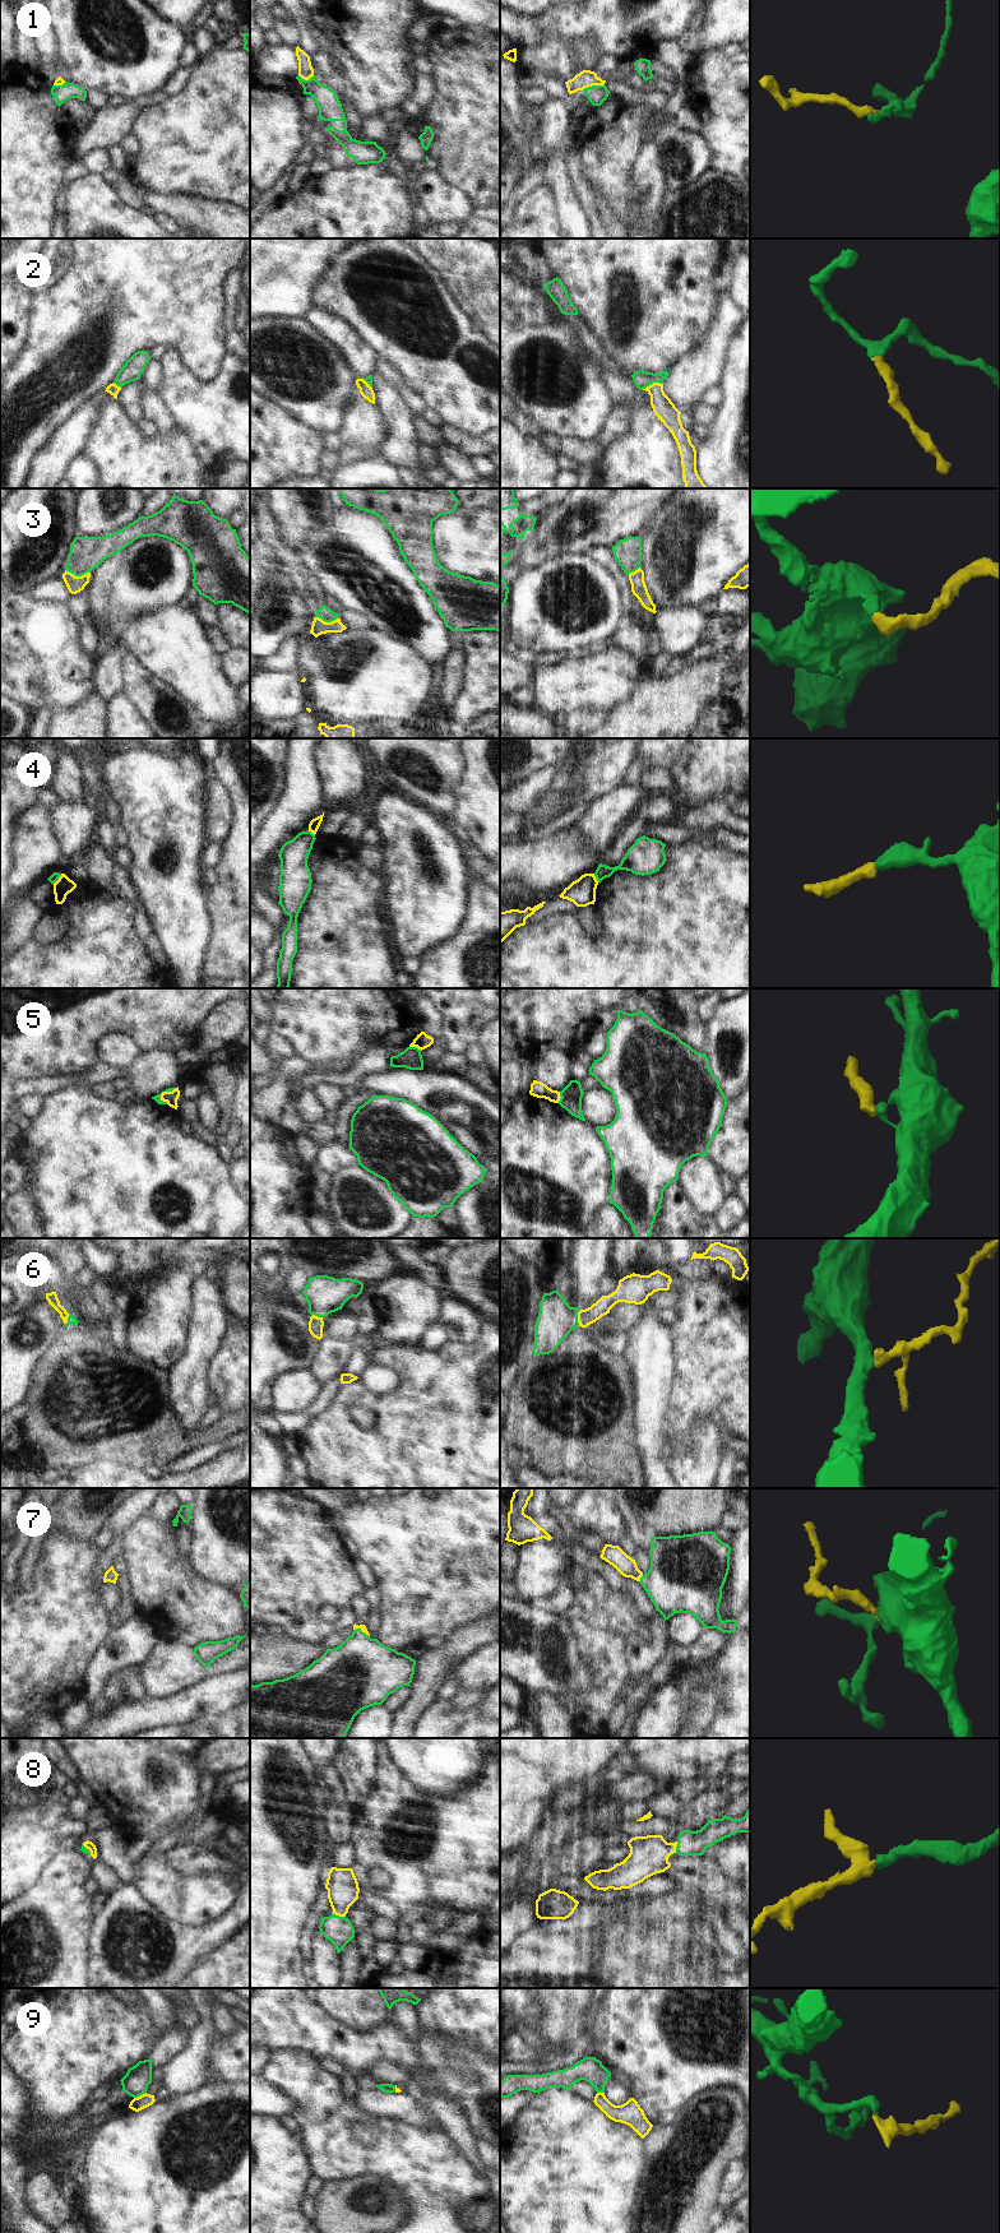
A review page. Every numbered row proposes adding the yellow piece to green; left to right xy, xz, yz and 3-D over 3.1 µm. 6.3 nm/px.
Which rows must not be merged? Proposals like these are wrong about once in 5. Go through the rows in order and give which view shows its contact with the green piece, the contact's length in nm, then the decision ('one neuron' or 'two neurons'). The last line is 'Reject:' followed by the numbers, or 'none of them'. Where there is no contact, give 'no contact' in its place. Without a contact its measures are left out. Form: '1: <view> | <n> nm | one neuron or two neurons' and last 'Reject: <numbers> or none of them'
1: yz | 150 nm | two neurons
2: yz | 140 nm | one neuron
3: xy | 160 nm | one neuron
4: xy | 90 nm | two neurons
5: xz | 80 nm | two neurons
6: yz | 100 nm | one neuron
7: yz | 50 nm | one neuron
8: xz | 80 nm | one neuron
9: xy | 90 nm | two neurons
Reject: 1, 4, 5, 9

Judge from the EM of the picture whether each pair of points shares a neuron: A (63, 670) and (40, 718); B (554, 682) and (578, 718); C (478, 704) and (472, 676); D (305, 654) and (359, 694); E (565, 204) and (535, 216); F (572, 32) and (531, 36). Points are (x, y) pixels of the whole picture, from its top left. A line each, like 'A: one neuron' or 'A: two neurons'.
A: two neurons
B: two neurons
C: one neuron
D: one neuron
E: two neurons
F: two neurons

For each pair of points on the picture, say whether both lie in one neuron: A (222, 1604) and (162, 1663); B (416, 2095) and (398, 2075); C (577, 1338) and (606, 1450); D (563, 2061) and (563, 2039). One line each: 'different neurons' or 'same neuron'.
A: different neurons
B: same neuron
C: same neuron
D: different neurons

